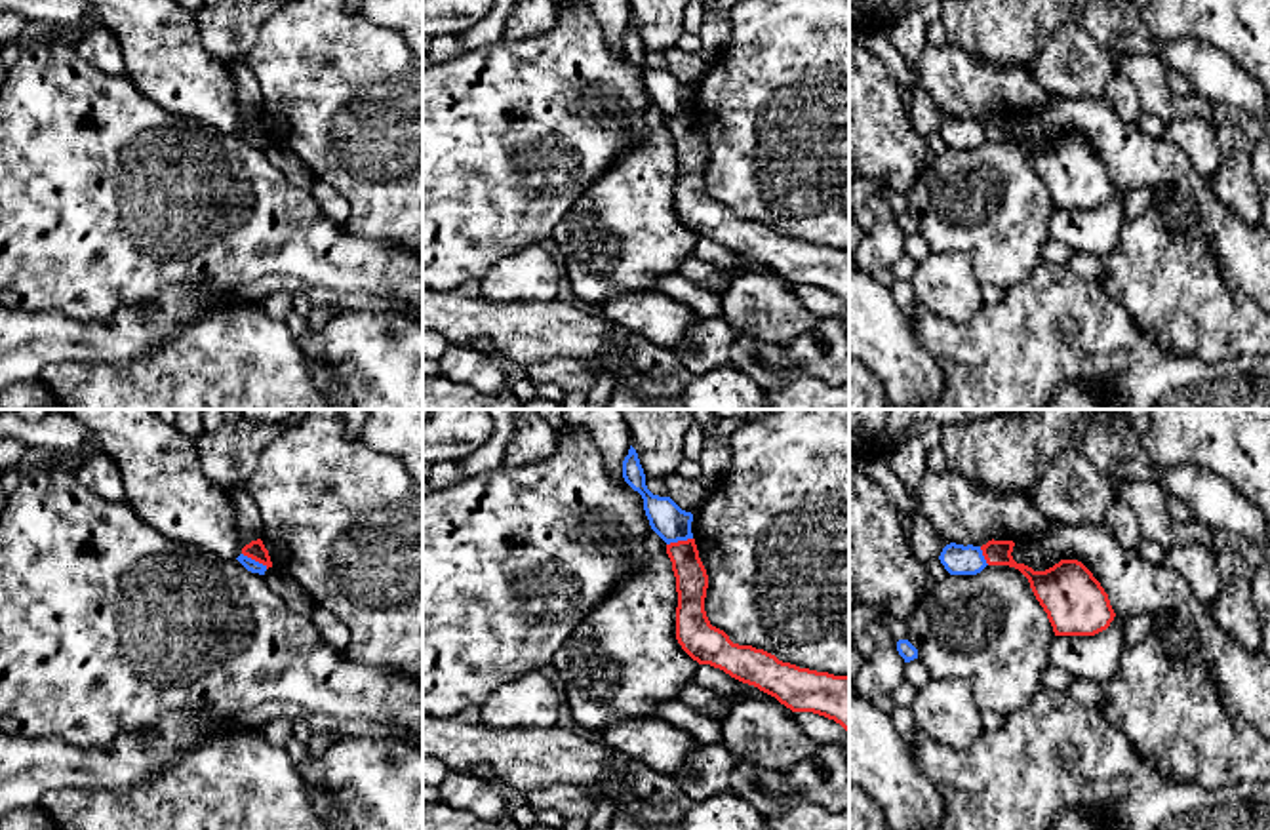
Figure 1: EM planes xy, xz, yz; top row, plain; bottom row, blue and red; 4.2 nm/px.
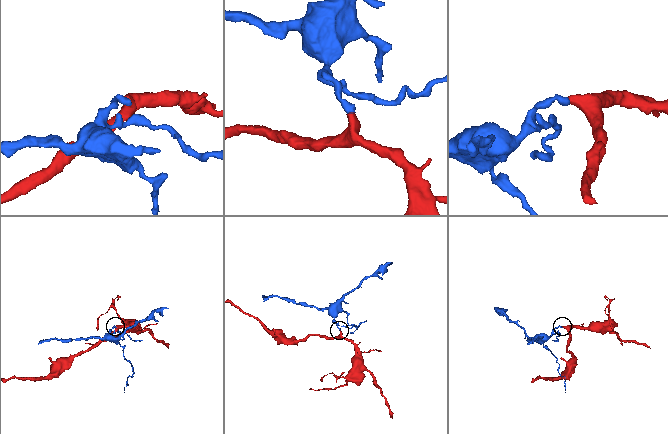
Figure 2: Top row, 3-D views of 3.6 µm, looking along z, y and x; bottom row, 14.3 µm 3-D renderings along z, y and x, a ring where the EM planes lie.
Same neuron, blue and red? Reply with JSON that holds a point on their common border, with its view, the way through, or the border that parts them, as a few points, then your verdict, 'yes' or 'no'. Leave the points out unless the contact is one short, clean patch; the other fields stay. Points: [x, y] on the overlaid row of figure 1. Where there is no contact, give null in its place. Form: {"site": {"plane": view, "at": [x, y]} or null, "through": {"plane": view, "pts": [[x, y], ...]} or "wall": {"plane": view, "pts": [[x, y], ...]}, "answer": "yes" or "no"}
{"site": {"plane": "xy", "at": [254, 560]}, "wall": {"plane": "xy", "pts": [[242, 553], [267, 568]]}, "answer": "no"}

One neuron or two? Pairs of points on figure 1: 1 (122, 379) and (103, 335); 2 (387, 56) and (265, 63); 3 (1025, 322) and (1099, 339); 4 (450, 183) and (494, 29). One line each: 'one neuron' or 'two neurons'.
1: two neurons
2: one neuron
3: one neuron
4: two neurons

